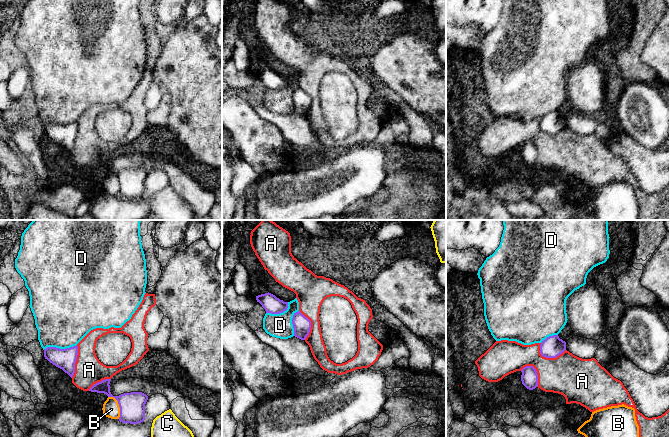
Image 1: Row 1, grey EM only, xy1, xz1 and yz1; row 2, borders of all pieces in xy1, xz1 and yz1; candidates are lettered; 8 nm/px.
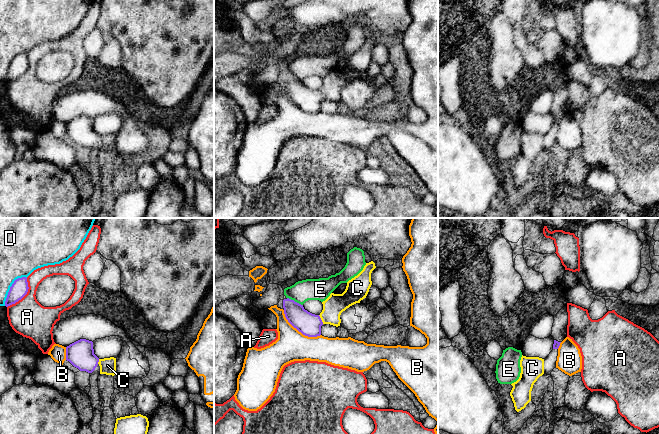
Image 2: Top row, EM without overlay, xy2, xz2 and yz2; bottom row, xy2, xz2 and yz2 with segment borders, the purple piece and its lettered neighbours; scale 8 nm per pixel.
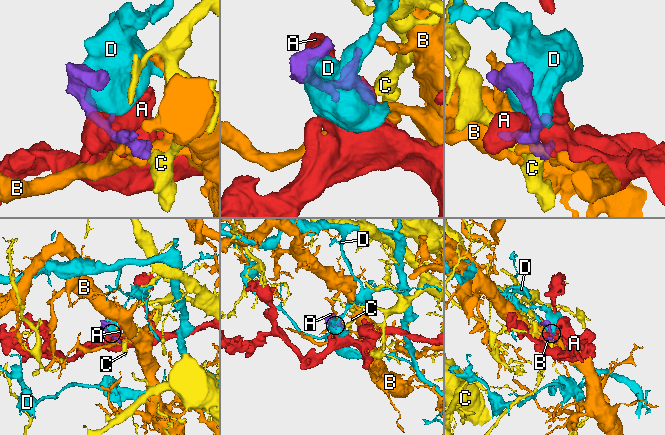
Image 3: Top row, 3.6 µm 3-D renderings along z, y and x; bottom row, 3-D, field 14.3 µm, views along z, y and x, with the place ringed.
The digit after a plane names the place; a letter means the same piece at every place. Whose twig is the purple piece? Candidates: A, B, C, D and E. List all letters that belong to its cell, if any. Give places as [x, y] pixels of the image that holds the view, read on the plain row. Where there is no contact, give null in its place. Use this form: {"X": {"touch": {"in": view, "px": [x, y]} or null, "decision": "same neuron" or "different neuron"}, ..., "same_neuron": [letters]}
{"A": {"touch": {"in": "yz1", "px": [548, 133]}, "decision": "different neuron"}, "B": {"touch": {"in": "xz2", "px": [299, 107]}, "decision": "different neuron"}, "C": {"touch": {"in": "xz2", "px": [320, 95]}, "decision": "same neuron"}, "D": {"touch": {"in": "xy2", "px": [10, 64]}, "decision": "different neuron"}, "E": {"touch": {"in": "xz2", "px": [294, 77]}, "decision": "different neuron"}, "same_neuron": ["C"]}

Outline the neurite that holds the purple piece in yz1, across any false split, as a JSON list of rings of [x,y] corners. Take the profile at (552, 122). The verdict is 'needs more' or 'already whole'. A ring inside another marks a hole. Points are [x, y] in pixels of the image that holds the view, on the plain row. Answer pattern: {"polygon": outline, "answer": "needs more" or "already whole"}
{"polygon": [[[558,111],[547,113],[540,120],[540,130],[546,134],[556,134],[566,126],[566,118]]], "answer": "already whole"}

